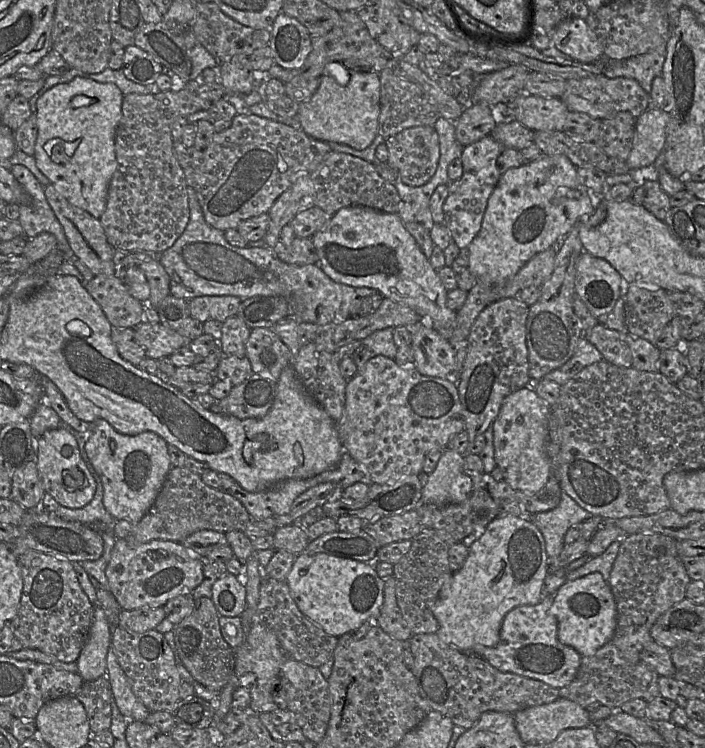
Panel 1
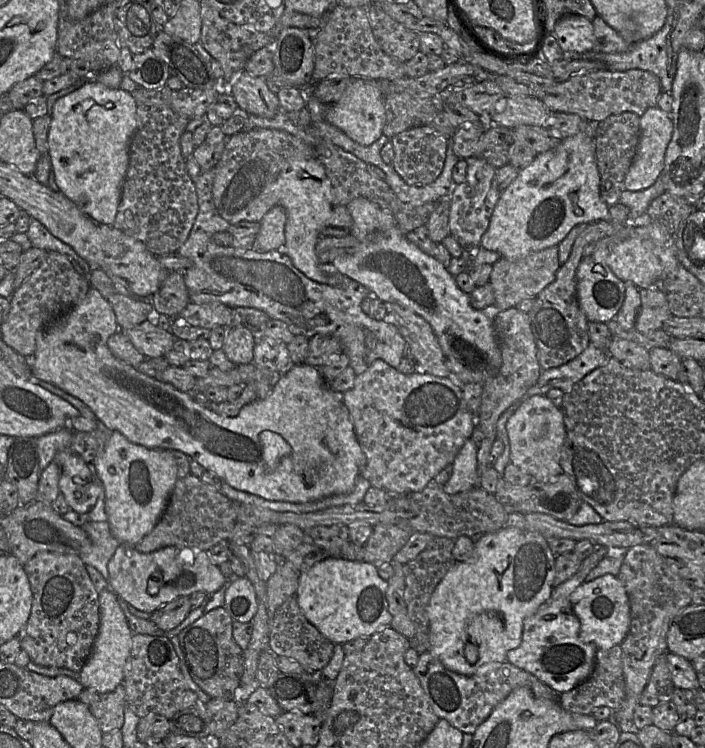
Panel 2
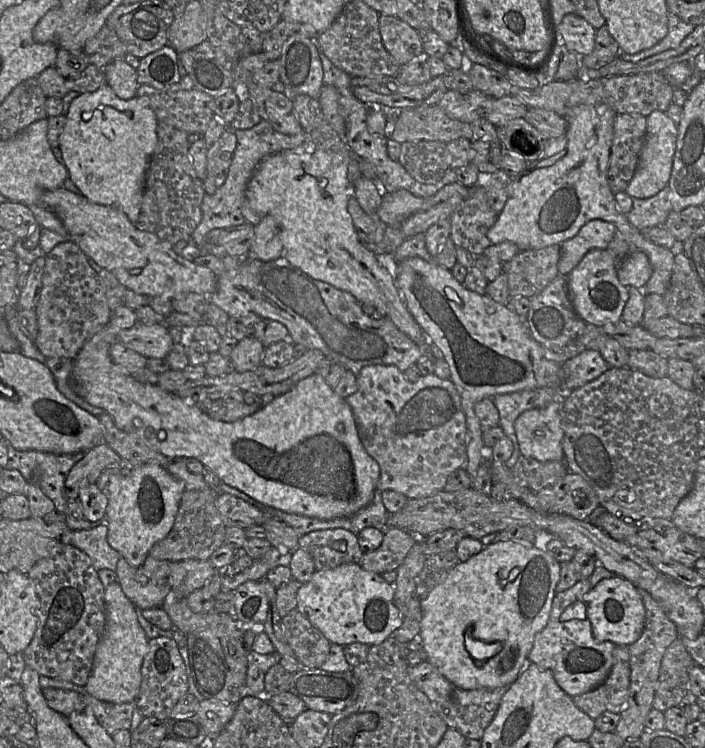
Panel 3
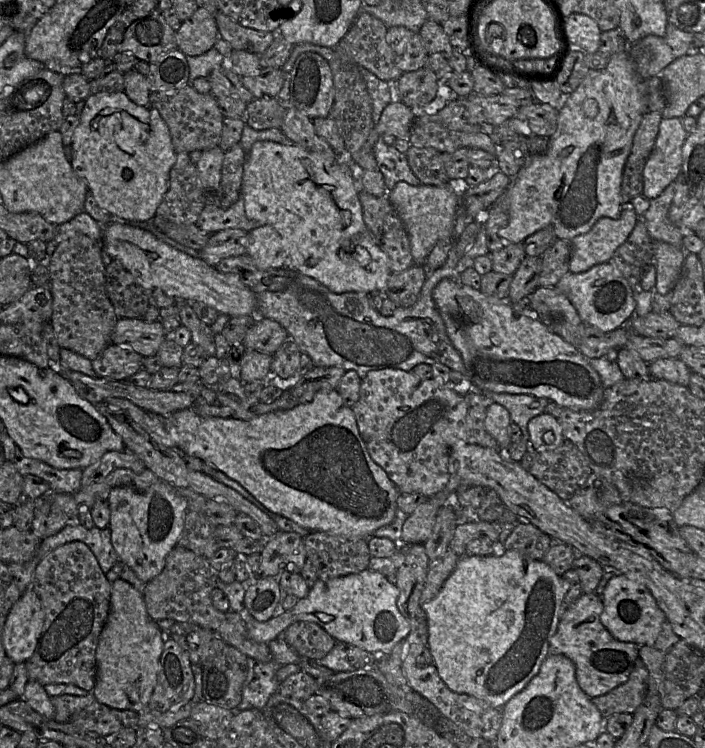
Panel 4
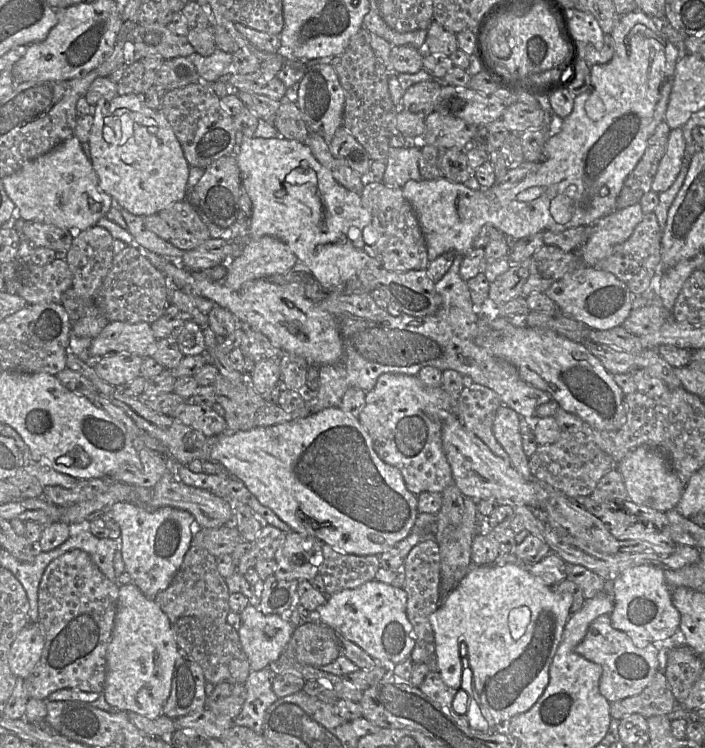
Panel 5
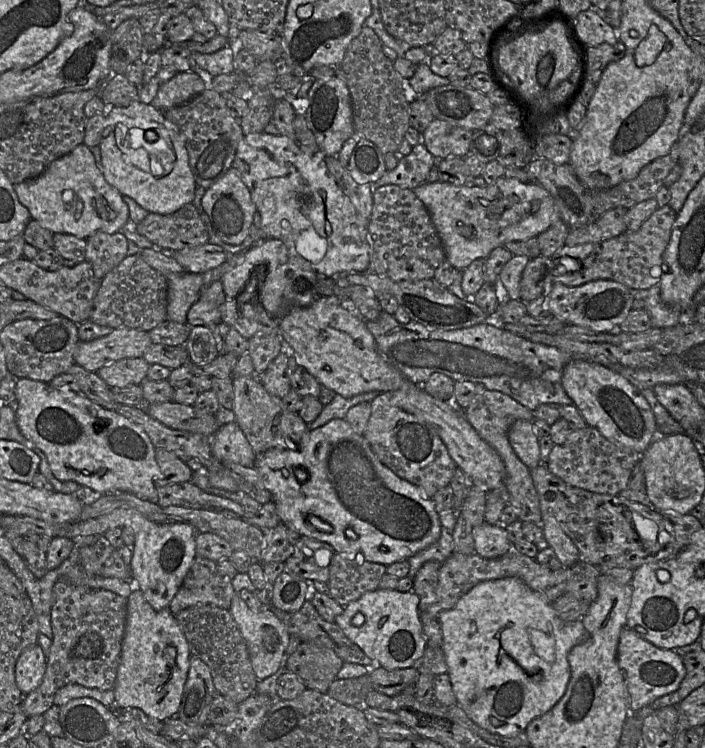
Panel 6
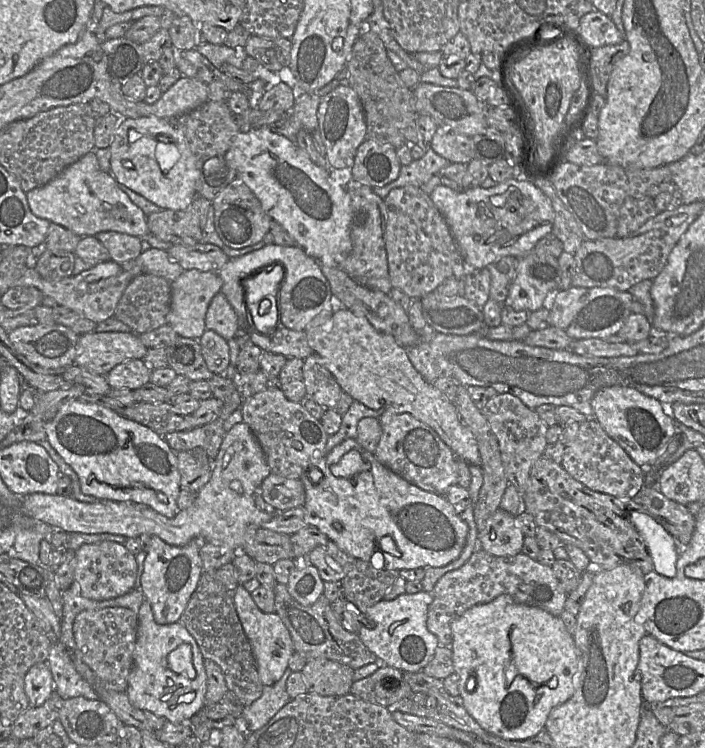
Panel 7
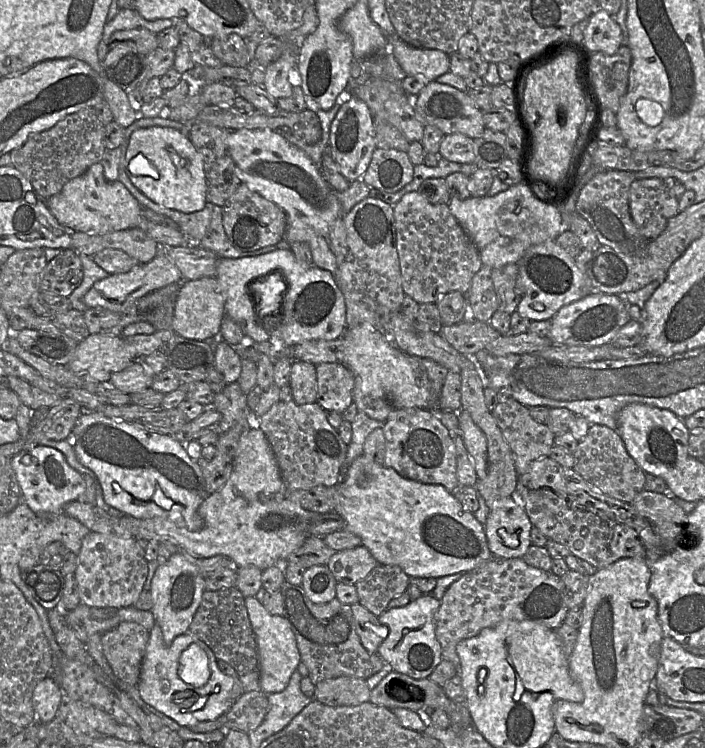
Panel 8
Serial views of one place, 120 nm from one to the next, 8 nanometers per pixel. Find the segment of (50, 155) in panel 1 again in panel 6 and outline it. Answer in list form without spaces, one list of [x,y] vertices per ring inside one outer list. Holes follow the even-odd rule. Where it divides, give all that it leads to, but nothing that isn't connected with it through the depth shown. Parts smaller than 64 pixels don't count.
[[[136,100],[128,106],[111,106],[105,111],[106,127],[99,144],[102,173],[122,195],[134,199],[148,212],[171,214],[194,200],[196,182],[192,174],[184,138],[178,128],[152,104]]]

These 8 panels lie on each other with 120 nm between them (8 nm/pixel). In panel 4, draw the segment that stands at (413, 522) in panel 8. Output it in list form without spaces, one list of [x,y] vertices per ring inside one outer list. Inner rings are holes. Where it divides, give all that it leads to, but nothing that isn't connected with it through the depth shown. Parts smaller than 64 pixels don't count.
[[[321,390],[308,403],[290,410],[267,413],[254,419],[202,417],[192,408],[176,411],[163,418],[164,428],[173,442],[173,447],[177,448],[184,455],[196,456],[202,461],[212,464],[218,471],[239,483],[263,504],[269,512],[284,516],[310,531],[326,532],[352,540],[364,539],[367,541],[370,537],[375,536],[374,534],[379,528],[392,523],[397,515],[397,499],[401,493],[391,481],[386,471],[371,458],[360,434],[353,410],[344,403],[337,390]]]

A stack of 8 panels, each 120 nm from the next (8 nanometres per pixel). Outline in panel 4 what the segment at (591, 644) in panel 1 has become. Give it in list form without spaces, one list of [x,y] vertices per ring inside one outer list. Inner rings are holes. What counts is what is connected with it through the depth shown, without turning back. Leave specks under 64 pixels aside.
[[[615,574],[608,581],[600,599],[603,603],[601,623],[614,638],[622,642],[634,643],[638,646],[651,645],[667,620],[648,588],[623,574]]]

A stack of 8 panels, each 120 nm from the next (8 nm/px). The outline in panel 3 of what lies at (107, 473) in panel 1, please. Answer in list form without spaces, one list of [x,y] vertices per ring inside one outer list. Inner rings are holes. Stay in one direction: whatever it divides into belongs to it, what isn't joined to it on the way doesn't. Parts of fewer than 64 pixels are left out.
[[[156,464],[134,467],[129,474],[112,475],[106,491],[108,503],[105,513],[109,545],[131,566],[141,566],[152,546],[172,529],[185,490],[181,480]]]

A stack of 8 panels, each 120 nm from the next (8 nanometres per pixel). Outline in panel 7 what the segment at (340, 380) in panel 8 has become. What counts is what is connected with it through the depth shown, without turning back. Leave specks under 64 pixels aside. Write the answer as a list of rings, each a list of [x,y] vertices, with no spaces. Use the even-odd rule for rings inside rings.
[[[313,354],[303,360],[306,397],[318,405],[333,409],[343,393],[340,385],[326,368],[322,358]]]

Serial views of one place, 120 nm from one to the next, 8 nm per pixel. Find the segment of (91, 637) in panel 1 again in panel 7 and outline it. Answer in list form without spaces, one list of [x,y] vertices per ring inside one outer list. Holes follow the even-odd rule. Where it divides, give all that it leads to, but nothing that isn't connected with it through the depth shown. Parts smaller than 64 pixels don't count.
[[[143,601],[138,613],[137,640],[133,666],[125,693],[130,703],[174,724],[187,723],[204,705],[207,677],[204,658],[195,639],[180,623],[156,623],[148,601]]]

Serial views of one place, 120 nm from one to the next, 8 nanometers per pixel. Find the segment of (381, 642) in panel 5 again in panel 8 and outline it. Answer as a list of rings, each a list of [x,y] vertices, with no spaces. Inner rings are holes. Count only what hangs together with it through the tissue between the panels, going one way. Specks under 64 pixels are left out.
[[[423,594],[406,606],[387,609],[378,617],[379,622],[388,628],[388,632],[377,654],[393,671],[414,679],[429,679],[430,674],[443,659],[434,622],[434,615],[439,606],[440,601],[437,598],[431,594]]]

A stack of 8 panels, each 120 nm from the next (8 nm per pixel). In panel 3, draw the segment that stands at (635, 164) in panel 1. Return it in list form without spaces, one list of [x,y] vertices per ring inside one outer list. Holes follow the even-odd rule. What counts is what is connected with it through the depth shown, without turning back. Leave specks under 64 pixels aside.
[[[654,111],[647,116],[645,142],[637,169],[626,188],[632,198],[650,198],[668,185],[676,150],[678,126],[666,112]]]

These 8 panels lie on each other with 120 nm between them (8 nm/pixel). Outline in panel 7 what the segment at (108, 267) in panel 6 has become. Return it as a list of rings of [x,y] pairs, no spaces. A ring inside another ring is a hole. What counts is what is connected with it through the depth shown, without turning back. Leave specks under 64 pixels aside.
[[[105,231],[95,236],[108,250],[110,260],[125,263],[135,260],[142,252],[142,239],[129,234]]]

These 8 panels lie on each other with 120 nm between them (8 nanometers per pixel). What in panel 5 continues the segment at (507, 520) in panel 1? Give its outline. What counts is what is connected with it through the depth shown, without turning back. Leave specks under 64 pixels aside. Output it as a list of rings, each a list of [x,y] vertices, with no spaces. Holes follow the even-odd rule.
[[[522,565],[472,566],[458,585],[446,595],[438,609],[430,615],[430,623],[435,637],[437,671],[440,673],[443,682],[456,691],[464,690],[465,684],[472,684],[475,698],[483,706],[483,715],[490,727],[507,723],[516,715],[528,711],[539,700],[549,683],[549,669],[561,643],[565,625],[571,616],[571,605],[572,595],[570,593],[556,592],[553,587],[547,586],[540,579],[530,574]]]

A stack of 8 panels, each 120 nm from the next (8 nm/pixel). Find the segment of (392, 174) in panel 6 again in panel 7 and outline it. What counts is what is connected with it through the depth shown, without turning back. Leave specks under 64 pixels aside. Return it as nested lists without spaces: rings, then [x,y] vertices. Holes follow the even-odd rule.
[[[423,145],[427,149],[422,158],[415,159],[409,165],[402,166],[397,179],[386,186],[372,188],[373,192],[384,199],[394,188],[406,185],[421,188],[432,176],[437,175],[442,168],[450,163],[434,152],[428,145]]]

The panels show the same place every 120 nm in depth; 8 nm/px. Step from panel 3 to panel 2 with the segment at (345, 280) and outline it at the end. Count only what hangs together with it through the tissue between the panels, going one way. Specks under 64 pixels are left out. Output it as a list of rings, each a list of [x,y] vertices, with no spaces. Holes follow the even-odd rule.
[[[315,157],[290,163],[277,178],[275,198],[276,205],[282,206],[287,213],[283,251],[307,277],[328,284],[329,276],[339,271],[332,264],[321,263],[315,252],[321,231],[328,225],[334,207],[331,202],[331,182],[324,166]]]

